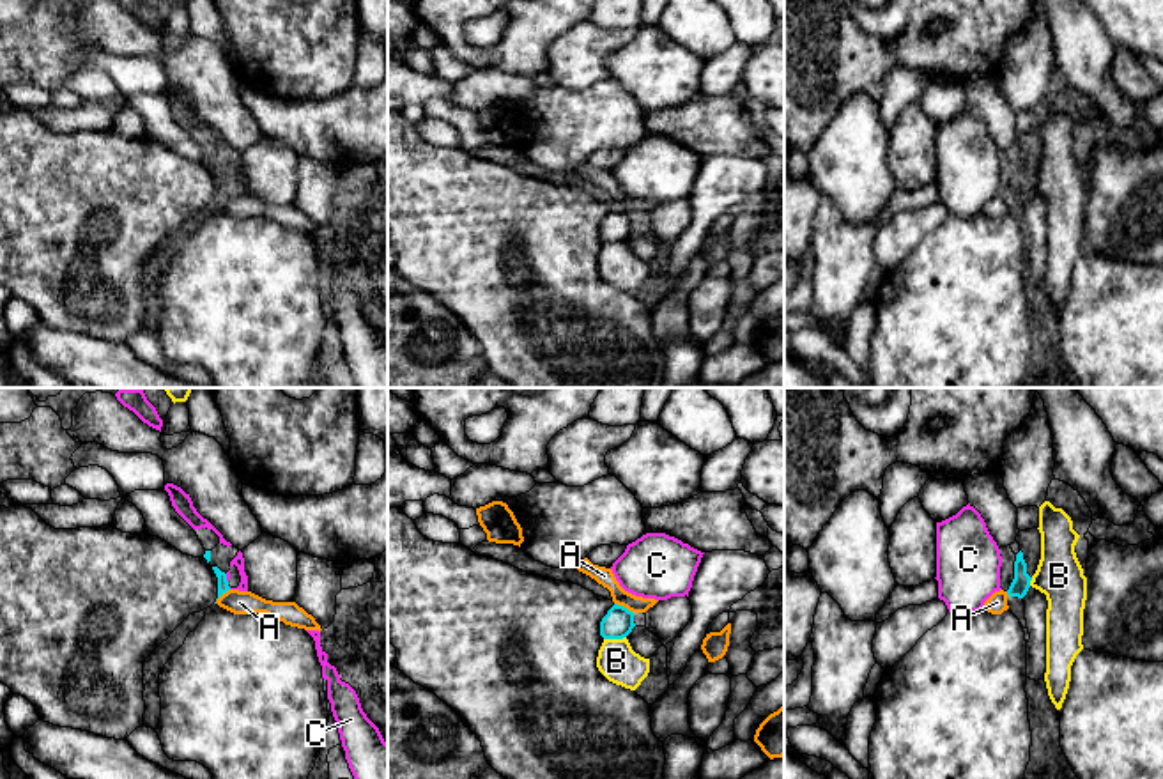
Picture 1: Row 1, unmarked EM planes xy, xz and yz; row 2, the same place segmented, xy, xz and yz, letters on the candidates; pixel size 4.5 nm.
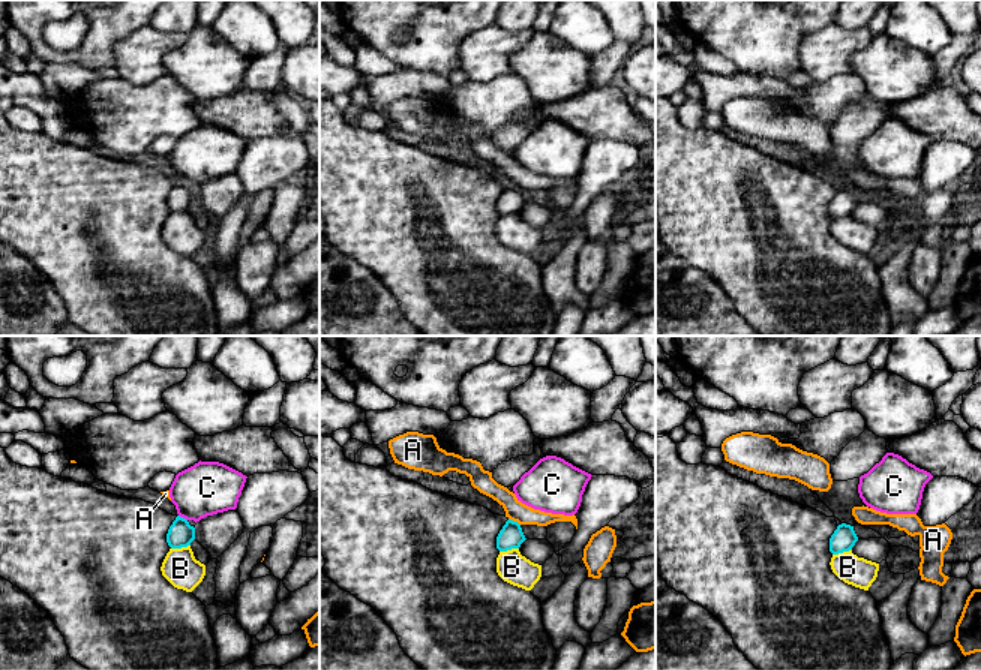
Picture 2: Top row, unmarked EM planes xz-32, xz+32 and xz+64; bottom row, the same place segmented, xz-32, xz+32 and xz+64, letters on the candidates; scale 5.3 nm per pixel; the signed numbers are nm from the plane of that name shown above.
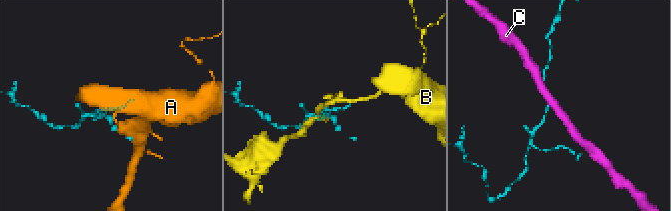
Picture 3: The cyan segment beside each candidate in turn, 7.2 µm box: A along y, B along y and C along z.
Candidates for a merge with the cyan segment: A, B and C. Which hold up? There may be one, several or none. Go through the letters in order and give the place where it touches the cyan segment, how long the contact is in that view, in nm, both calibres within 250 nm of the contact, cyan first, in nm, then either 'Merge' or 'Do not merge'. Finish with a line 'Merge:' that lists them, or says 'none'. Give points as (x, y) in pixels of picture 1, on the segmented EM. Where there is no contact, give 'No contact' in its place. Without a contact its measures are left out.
A: Touches cyan at xz (622, 606). Shared border 100 nm. Thickness 140 nm (cyan) against 80 nm. Do not merge
B: Touches cyan at xz (615, 638). Shared border 110 nm. Thickness 140 nm (cyan) against 180 nm. Do not merge
C: Touches cyan at xy (225, 578). Shared border 40 nm. Thickness 50 nm (cyan) against 20 nm. Do not merge
Merge: none

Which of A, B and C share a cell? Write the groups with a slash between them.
A / B / C

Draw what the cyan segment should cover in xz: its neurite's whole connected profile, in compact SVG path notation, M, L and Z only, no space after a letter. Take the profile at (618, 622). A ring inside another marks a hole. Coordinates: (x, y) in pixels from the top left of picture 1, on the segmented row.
M614 604L600 621L600 636L604 639L623 639L634 627L634 613Z

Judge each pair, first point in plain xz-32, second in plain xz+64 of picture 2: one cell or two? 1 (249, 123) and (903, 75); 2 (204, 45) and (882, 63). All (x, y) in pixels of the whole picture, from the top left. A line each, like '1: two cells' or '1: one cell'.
1: two cells
2: one cell

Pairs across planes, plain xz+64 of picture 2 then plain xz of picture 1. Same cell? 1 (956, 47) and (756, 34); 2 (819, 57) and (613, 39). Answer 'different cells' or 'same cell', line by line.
1: different cells
2: same cell

